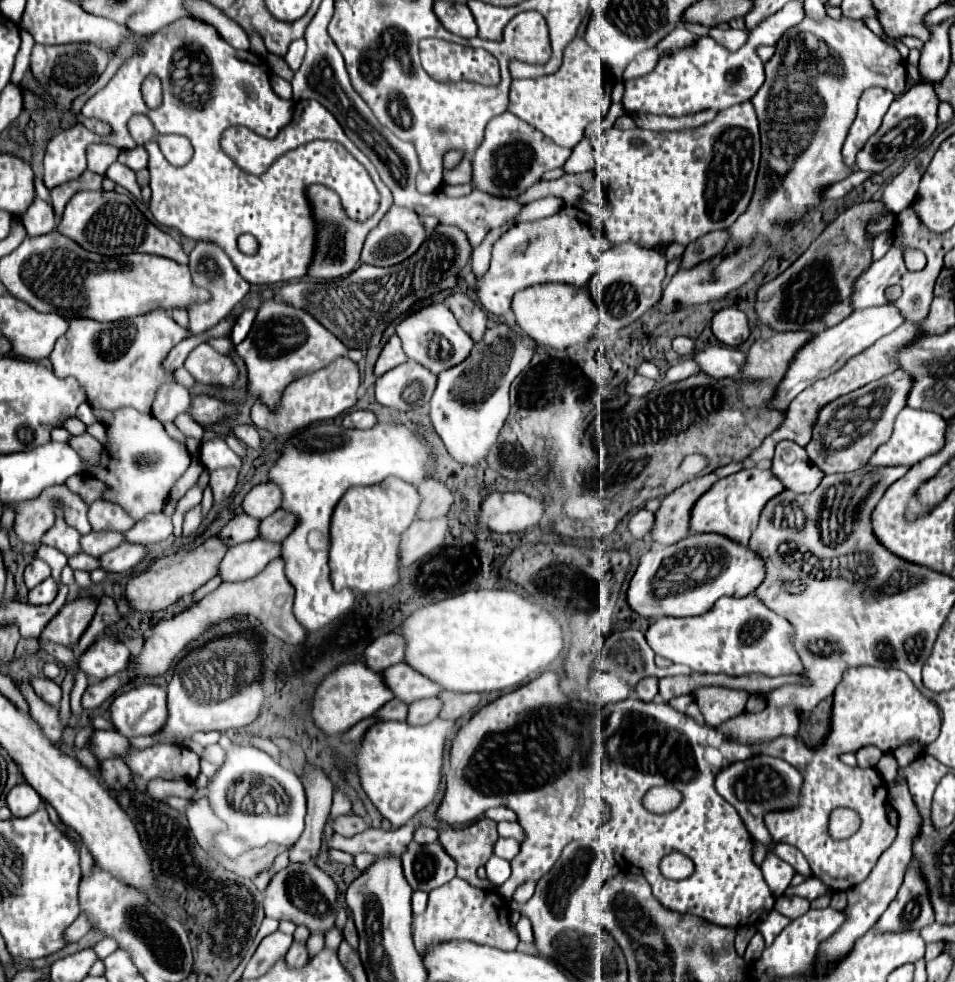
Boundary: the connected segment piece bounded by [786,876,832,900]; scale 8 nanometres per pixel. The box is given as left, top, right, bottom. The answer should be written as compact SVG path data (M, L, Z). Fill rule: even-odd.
M812 876L810 880L804 880L800 886L796 888L788 888L786 894L798 894L798 896L804 896L806 900L814 900L818 896L824 896L824 894L832 894L832 890L822 884L822 880L818 876Z

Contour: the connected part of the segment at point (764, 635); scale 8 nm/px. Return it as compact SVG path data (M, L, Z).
M758 596L720 598L714 608L694 618L658 618L646 632L650 648L672 662L686 664L698 674L726 674L732 678L748 674L782 676L802 674L804 666L794 648L794 626L766 608Z

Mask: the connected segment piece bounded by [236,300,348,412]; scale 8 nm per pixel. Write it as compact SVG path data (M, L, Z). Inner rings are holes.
M266 300L256 314L250 334L236 346L236 354L246 362L248 394L254 400L262 400L262 404L274 412L278 410L278 402L288 384L324 368L336 358L348 354L348 350L344 350L344 344L322 328L322 324L312 316L306 316L306 312L298 312L296 308L278 304L276 300Z

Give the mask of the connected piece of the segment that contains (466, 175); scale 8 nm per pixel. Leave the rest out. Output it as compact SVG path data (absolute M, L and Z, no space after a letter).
M464 156L456 168L444 170L444 182L446 184L468 184L470 182L470 158Z

